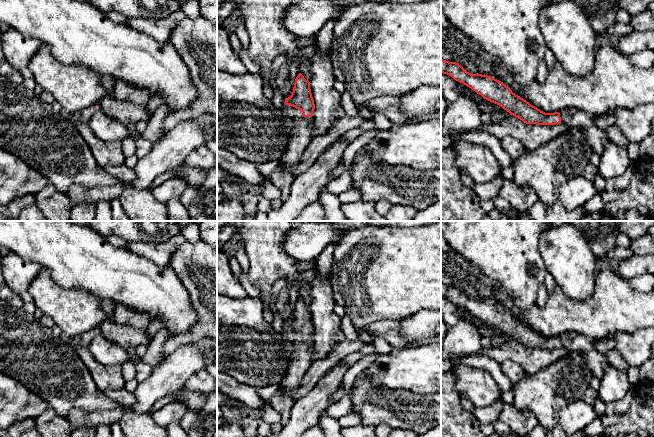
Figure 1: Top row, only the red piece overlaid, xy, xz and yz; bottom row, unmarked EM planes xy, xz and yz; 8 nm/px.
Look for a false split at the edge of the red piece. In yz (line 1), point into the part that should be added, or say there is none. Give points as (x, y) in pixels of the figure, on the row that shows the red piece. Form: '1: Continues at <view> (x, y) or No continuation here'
1: Continues at yz (572, 117)

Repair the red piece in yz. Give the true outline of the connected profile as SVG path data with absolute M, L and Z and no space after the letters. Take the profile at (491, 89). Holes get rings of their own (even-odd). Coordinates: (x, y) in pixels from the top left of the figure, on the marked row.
M441 59L441 73L463 83L526 124L555 125L562 122L571 128L595 125L594 115L573 107L560 112L545 113L513 93L503 82L491 76L471 74L456 62Z

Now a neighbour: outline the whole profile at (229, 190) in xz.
M265 177L265 179L259 184L250 184L245 180L244 187L238 187L237 185L232 184L230 181L222 181L220 182L223 188L223 196L225 197L242 197L244 199L244 215L243 220L247 218L251 218L257 212L257 205L262 196L262 186L266 183L272 183L269 177Z

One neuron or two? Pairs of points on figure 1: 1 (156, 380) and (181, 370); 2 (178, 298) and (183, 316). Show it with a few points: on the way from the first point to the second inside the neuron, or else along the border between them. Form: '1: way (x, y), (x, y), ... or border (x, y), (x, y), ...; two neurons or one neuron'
1: way (162, 380), (169, 377), (175, 371); one neuron
2: way (178, 302), (179, 312); one neuron

